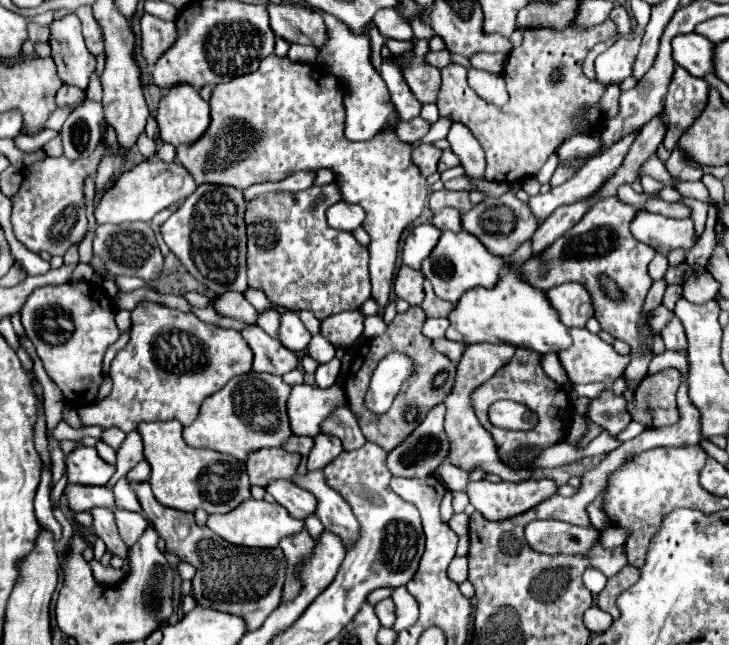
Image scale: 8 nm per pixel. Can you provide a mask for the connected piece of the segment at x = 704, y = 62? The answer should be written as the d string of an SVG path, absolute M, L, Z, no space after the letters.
M695 32L679 34L671 42L675 64L683 66L691 76L705 76L713 70L713 42Z

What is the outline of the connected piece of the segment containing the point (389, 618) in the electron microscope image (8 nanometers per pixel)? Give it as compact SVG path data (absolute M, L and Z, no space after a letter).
M391 598L381 600L379 604L375 604L375 612L377 612L383 628L393 628L397 614L395 614L395 602Z

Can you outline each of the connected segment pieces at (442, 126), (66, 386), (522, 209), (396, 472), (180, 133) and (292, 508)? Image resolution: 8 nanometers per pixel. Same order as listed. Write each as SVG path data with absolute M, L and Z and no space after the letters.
M441 117L433 124L429 132L419 142L411 143L411 146L419 146L421 143L434 144L439 140L446 139L449 129L452 125L452 120L449 117Z
M67 282L61 286L43 286L33 290L21 310L21 322L37 348L43 368L63 392L65 404L71 408L87 406L97 398L101 378L101 362L105 350L117 342L119 328L115 324L115 308L101 286L91 282Z
M503 194L499 198L485 198L481 204L465 212L463 228L477 236L481 244L495 256L511 256L525 240L533 236L533 232L539 228L539 220L525 202L517 200L513 194Z
M437 404L431 408L431 412L427 414L427 418L415 428L415 432L411 432L411 436L407 436L407 440L403 440L403 444L399 444L399 448L395 448L395 452L389 452L387 456L387 468L391 470L393 476L401 476L401 478L425 478L425 476L433 476L435 470L449 460L449 452L451 452L451 442L445 434L443 428L443 418L445 418L445 404Z
M175 84L159 100L159 136L173 146L195 142L209 124L209 104L189 84Z
M271 480L265 486L265 492L271 494L275 502L279 502L283 508L287 508L293 518L305 520L309 514L315 512L315 498L289 480Z

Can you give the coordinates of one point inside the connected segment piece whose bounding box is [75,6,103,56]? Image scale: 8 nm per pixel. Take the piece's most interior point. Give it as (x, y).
(91, 30)

